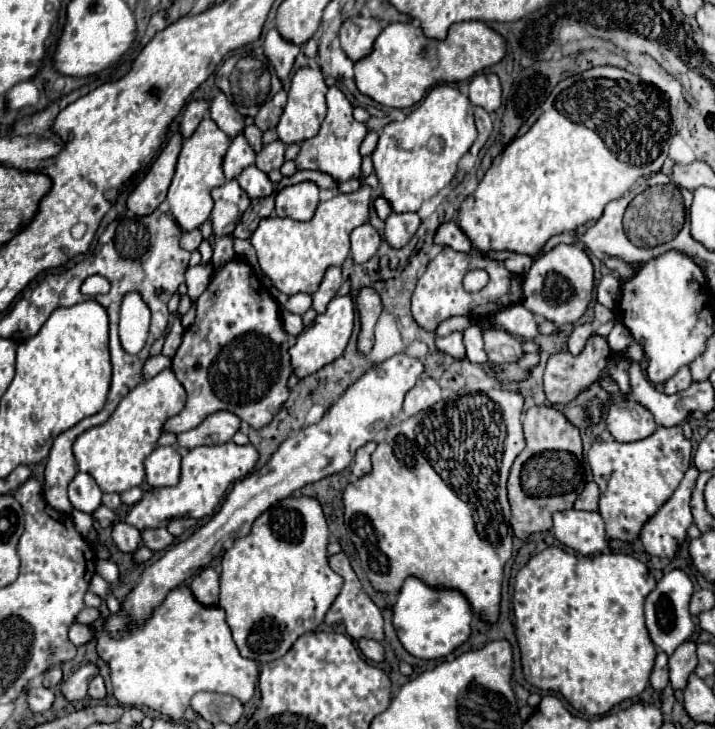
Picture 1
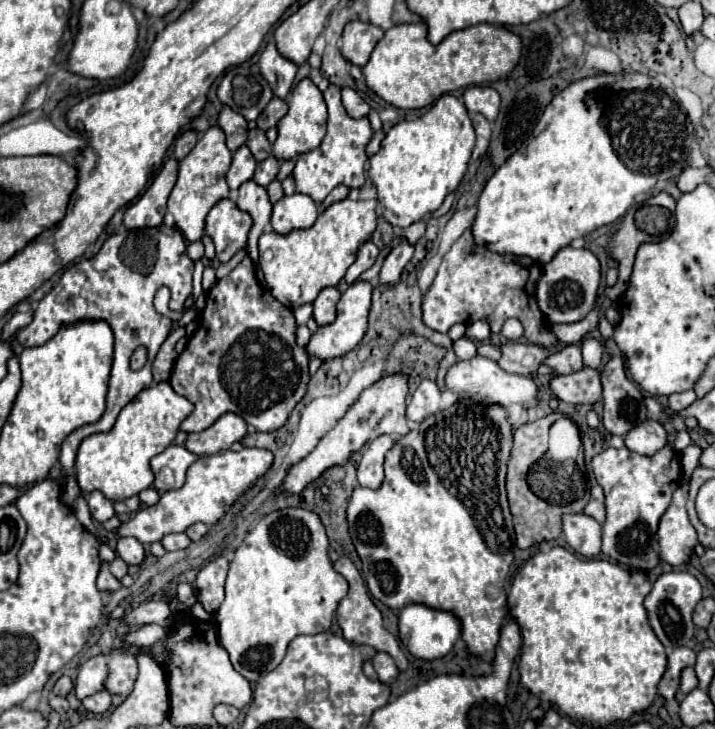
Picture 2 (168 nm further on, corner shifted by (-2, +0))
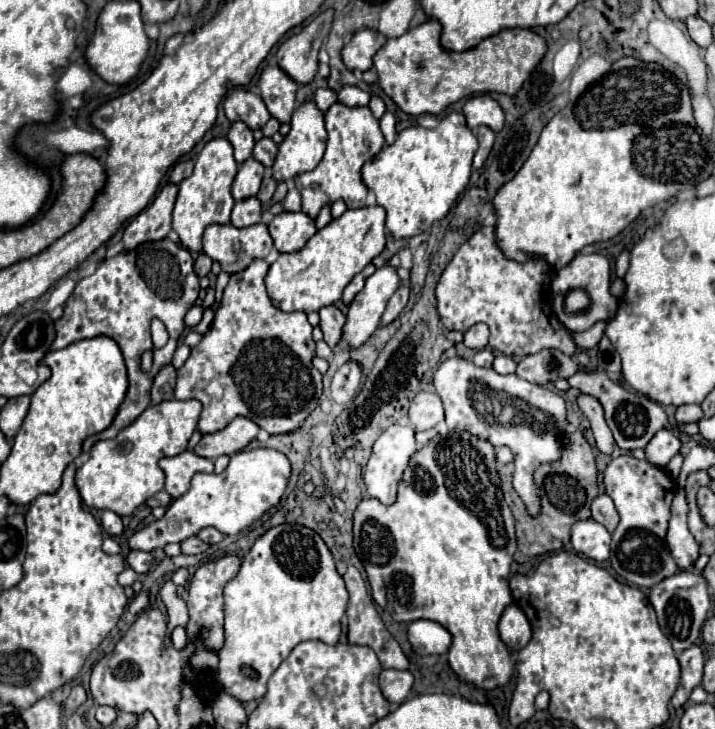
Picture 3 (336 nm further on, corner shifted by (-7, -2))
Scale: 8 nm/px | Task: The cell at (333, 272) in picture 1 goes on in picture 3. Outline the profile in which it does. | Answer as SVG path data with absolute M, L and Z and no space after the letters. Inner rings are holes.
M334 305L320 309L320 329L324 333L324 341L332 347L336 347L342 341L342 327L346 323L346 317L340 309Z

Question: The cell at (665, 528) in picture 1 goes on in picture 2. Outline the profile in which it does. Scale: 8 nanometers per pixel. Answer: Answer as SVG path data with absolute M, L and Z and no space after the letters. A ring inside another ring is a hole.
M683 481L673 493L673 501L669 509L663 513L657 529L659 557L661 561L677 567L689 559L693 547L697 545L697 533L687 515L687 493L689 483Z

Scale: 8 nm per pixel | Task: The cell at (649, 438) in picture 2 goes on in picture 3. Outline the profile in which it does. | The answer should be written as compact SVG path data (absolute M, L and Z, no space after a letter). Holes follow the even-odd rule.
M664 429L664 431L658 431L654 437L652 437L652 443L648 443L646 447L646 459L652 463L652 465L658 465L658 467L666 467L670 463L670 459L674 455L680 453L680 439Z

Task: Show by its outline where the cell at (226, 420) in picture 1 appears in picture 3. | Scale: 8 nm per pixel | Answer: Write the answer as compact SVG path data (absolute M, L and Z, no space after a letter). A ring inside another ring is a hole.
M236 417L228 427L222 431L204 435L196 445L194 453L206 459L216 459L220 455L232 455L244 449L250 441L256 439L260 427L248 417Z

